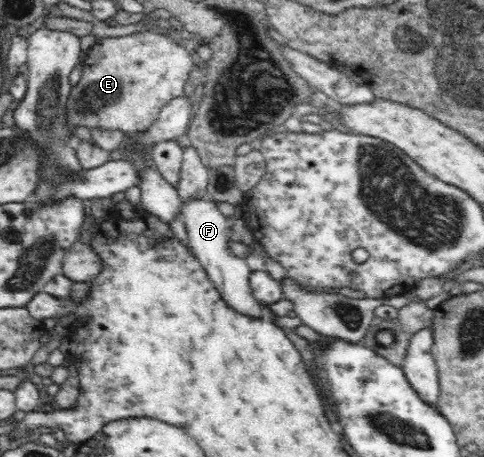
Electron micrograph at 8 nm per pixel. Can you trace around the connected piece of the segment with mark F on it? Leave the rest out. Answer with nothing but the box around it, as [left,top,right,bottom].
[181,197,261,319]

